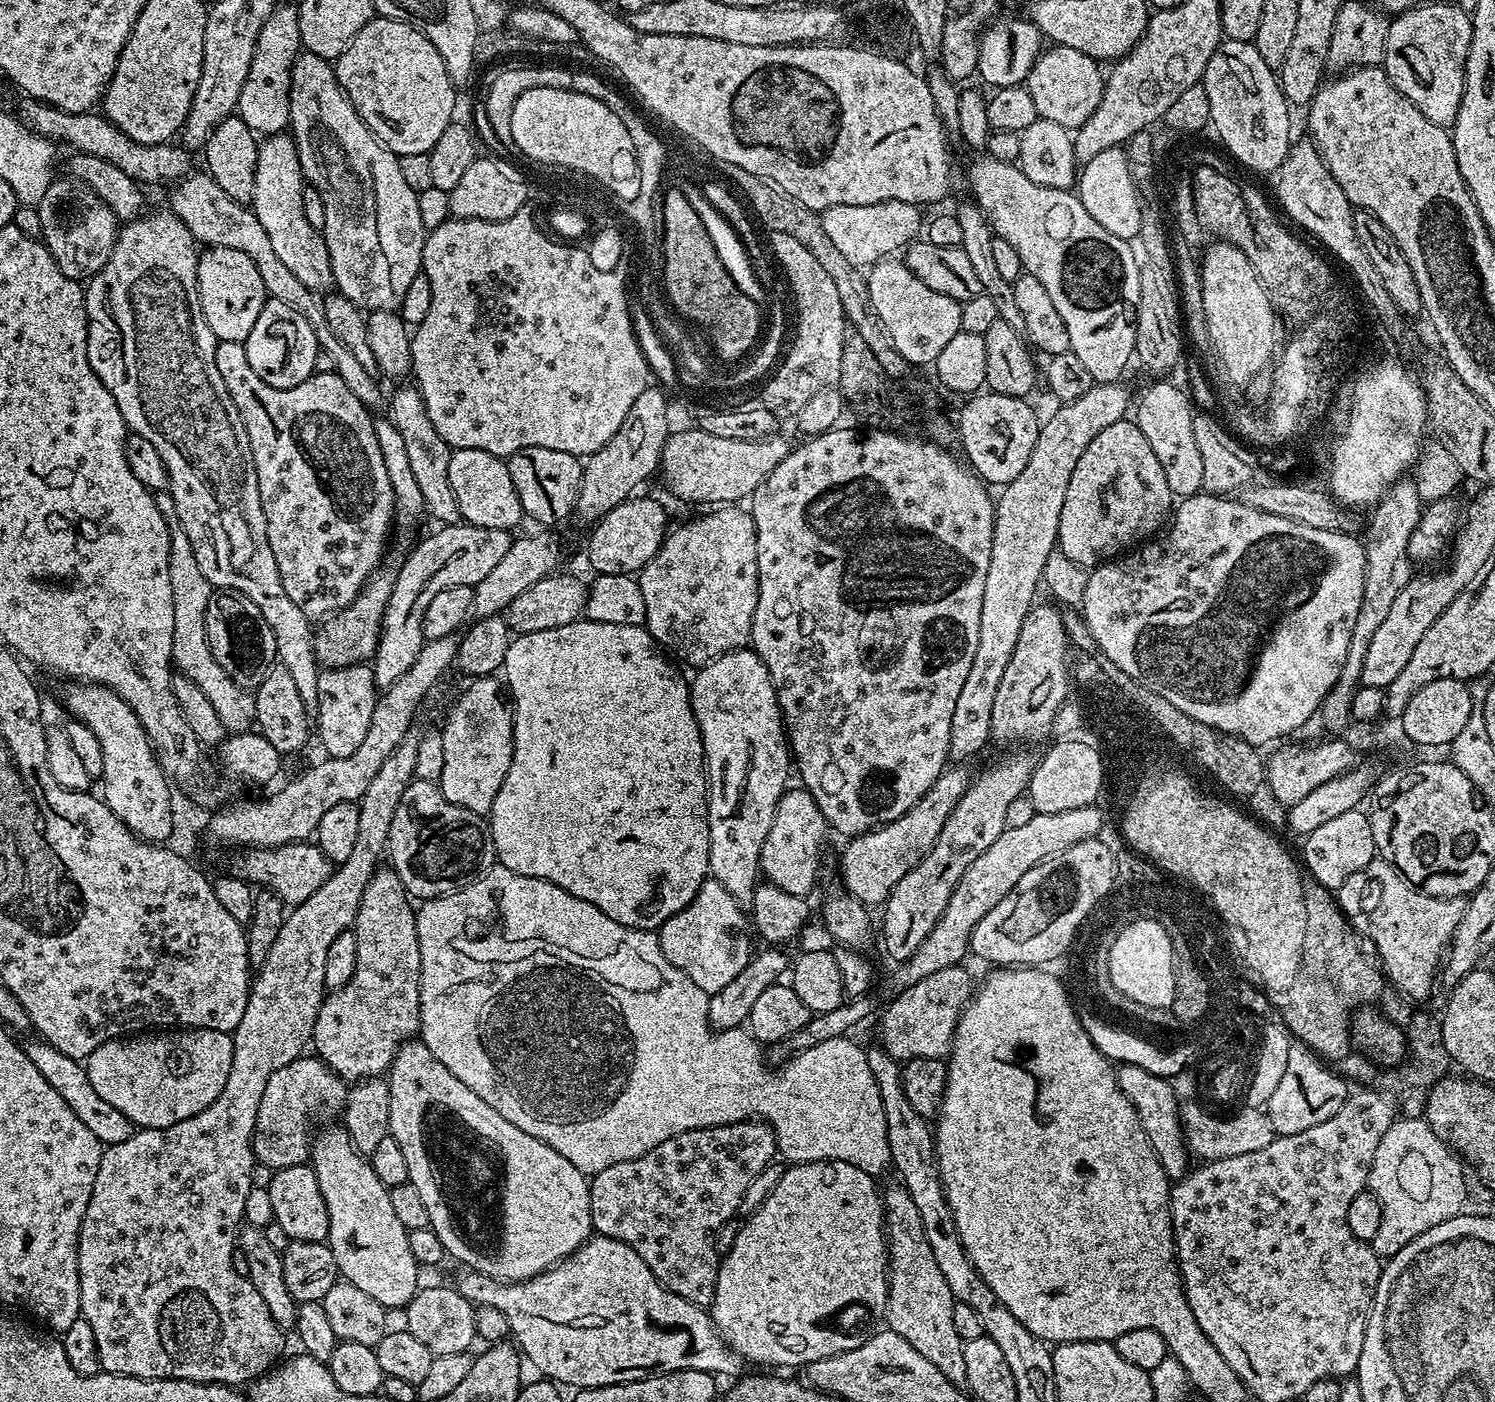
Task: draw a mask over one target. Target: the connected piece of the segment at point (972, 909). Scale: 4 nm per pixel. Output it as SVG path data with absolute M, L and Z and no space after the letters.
M1096 806L1079 808L1078 810L1068 810L1066 814L1037 812L1036 816L1030 818L1030 822L1025 822L1023 826L1005 828L1004 833L998 838L994 838L994 842L989 848L982 850L982 854L978 854L978 858L974 858L974 862L970 862L970 870L966 870L966 874L962 874L962 882L958 882L954 894L950 894L950 902L946 902L946 910L942 910L942 918L938 918L934 930L930 930L930 934L926 934L926 942L922 942L922 946L918 946L918 950L914 950L914 954L910 954L908 960L897 963L893 967L896 969L893 970L892 977L889 978L888 985L884 988L885 997L901 996L903 992L910 990L910 986L922 982L922 978L930 978L930 974L938 974L938 970L957 967L963 961L960 959L964 955L966 957L969 955L974 926L978 926L978 922L982 922L982 918L986 918L986 914L990 914L990 910L994 910L994 906L998 906L998 902L1002 902L1002 898L1006 898L1010 894L1010 890L1014 890L1014 886L1018 886L1018 878L1022 878L1022 874L1026 874L1026 870L1038 866L1044 860L1049 860L1051 856L1056 855L1057 852L1066 850L1078 842L1101 835L1100 827L1104 824L1104 816L1098 809L1099 807Z

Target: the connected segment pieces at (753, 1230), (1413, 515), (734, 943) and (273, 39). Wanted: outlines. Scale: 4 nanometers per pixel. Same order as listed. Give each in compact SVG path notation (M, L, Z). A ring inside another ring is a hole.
M819 1160L809 1164L794 1164L785 1167L785 1172L776 1180L776 1185L768 1192L764 1205L741 1226L728 1248L723 1253L718 1270L718 1282L714 1290L714 1298L710 1305L710 1315L720 1331L720 1337L729 1344L738 1355L744 1357L749 1365L765 1364L768 1370L784 1370L780 1368L803 1369L810 1362L818 1362L818 1358L830 1358L834 1354L842 1354L846 1350L854 1350L861 1337L851 1336L840 1328L831 1328L824 1324L835 1312L848 1308L851 1304L861 1304L872 1312L883 1313L888 1306L888 1242L884 1235L884 1201L881 1189L876 1189L877 1181L866 1170L858 1166L850 1166L850 1162L837 1160Z
M1401 478L1384 493L1380 503L1371 509L1372 517L1366 520L1366 531L1362 536L1364 557L1366 558L1366 574L1362 590L1362 606L1358 610L1358 618L1354 618L1354 630L1350 634L1350 646L1346 650L1344 663L1340 665L1340 677L1326 694L1320 704L1318 720L1321 720L1332 734L1340 734L1352 720L1352 703L1357 688L1361 687L1360 679L1366 662L1366 650L1370 650L1370 642L1374 638L1378 626L1390 614L1390 606L1394 606L1394 598L1401 592L1414 575L1414 561L1408 555L1410 536L1420 521L1422 501L1416 489L1416 481L1412 478Z
M711 878L704 880L694 899L658 930L663 956L682 970L699 989L712 995L740 974L752 957L748 918L724 886Z
M277 3L258 34L254 58L250 58L250 74L246 74L246 82L242 82L242 94L236 103L235 115L240 116L242 122L246 122L246 126L250 126L250 130L260 138L281 135L290 124L288 95L292 67L302 52L298 30L299 13L300 9L295 3Z

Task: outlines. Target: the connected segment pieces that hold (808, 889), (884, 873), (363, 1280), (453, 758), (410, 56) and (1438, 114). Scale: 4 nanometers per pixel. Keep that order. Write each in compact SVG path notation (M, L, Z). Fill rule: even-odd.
M803 786L789 787L778 802L774 822L770 822L770 834L766 834L766 842L762 842L760 870L763 879L778 886L778 890L786 890L786 894L811 897L812 887L820 876L820 851L823 850L828 835L828 819L808 789Z
M945 767L931 790L909 812L902 814L902 818L882 824L871 832L863 832L861 836L853 836L845 843L848 845L840 856L840 876L844 879L842 884L848 895L861 900L866 906L885 903L890 890L894 890L894 886L902 882L902 878L906 878L918 862L922 862L934 842L938 842L938 834L942 834L942 826L946 826L946 818L950 818L954 806L958 806L968 789L970 775L964 768L967 767Z
M336 1126L319 1129L310 1145L310 1163L318 1178L318 1190L326 1198L330 1218L326 1243L334 1254L337 1273L370 1294L385 1310L403 1309L418 1290L418 1265L410 1254L408 1229L394 1215L390 1190L374 1174L371 1159L355 1148L346 1129Z
M481 676L473 679L470 684L461 694L460 701L453 706L452 713L445 718L444 728L439 729L443 743L443 767L438 783L442 794L454 802L454 806L462 806L474 814L487 817L494 806L494 798L498 798L498 790L502 790L502 782L506 782L506 774L514 758L516 722L513 705L499 679Z
M377 15L370 22L366 22L366 26L362 26L362 30L358 30L358 34L352 39L350 46L346 46L346 50L334 61L334 67L336 77L340 83L340 89L346 93L349 102L354 106L354 110L362 118L362 122L366 122L366 126L372 133L396 156L428 154L432 151L434 142L438 142L442 130L446 130L446 126L453 123L454 116L452 116L452 111L456 108L457 89L454 87L450 74L446 70L446 62L442 58L442 54L438 54L434 42L430 42L430 38L426 38L419 28L416 28L407 20L391 20L385 16Z
M1421 2L1416 8L1391 17L1382 67L1393 86L1406 98L1410 98L1410 102L1414 102L1414 106L1418 106L1418 110L1422 110L1422 114L1430 118L1430 122L1451 126L1462 106L1464 71L1466 70L1466 58L1470 54L1471 41L1472 18L1469 13L1460 9L1459 3L1428 4L1428 2Z

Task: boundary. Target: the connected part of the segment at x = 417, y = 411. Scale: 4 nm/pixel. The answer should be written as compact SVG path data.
M415 385L400 387L388 400L388 418L394 422L398 432L405 439L406 454L417 485L421 489L425 513L440 524L455 524L460 520L457 499L450 487L449 466L453 449L438 434L434 424L426 414L425 402Z

